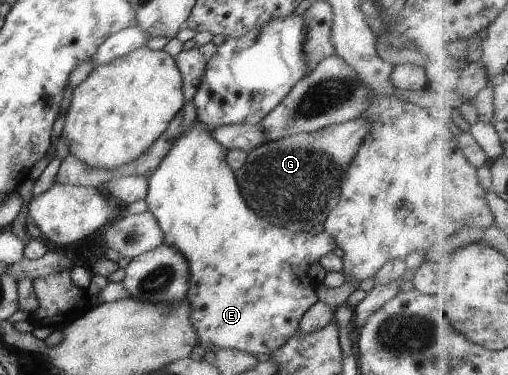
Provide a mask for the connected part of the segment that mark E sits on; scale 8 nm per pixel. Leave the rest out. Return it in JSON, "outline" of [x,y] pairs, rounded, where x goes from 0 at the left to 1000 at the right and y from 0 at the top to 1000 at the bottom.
{"outline":[[[382,320],[360,349],[354,352],[339,379],[329,411],[315,427],[313,443],[289,472],[289,517],[283,536],[289,560],[307,581],[309,597],[321,621],[321,648],[344,659],[370,699],[372,763],[364,792],[372,803],[372,859],[388,888],[390,915],[398,925],[409,925],[413,936],[433,928],[461,928],[500,947],[531,947],[545,925],[551,925],[571,896],[579,893],[589,851],[598,832],[624,800],[618,768],[624,752],[602,731],[610,701],[630,696],[636,680],[654,672],[659,661],[657,635],[634,613],[624,624],[610,624],[600,616],[575,621],[559,608],[537,603],[530,589],[504,573],[478,533],[465,488],[463,459],[443,432],[447,397],[427,384],[417,371],[411,333]]]}

